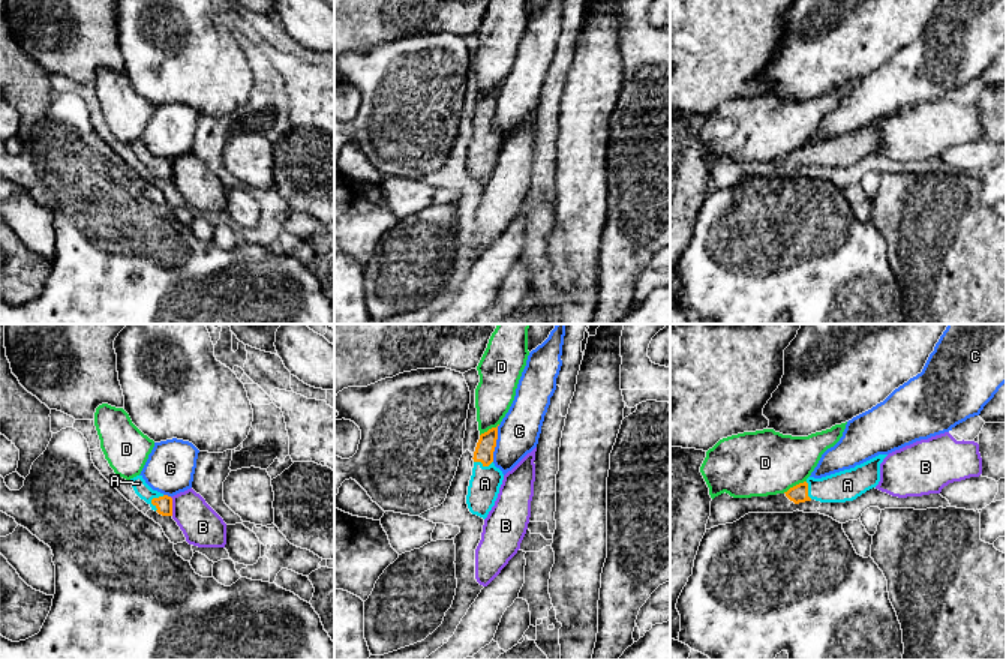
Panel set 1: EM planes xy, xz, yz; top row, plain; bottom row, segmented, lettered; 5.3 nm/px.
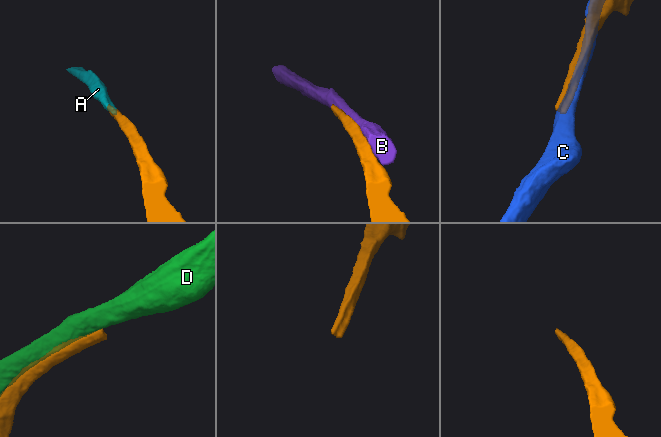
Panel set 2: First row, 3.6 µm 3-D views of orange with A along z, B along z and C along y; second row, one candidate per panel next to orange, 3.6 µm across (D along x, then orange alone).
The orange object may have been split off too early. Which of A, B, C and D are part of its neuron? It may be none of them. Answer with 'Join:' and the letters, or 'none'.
Join: A

